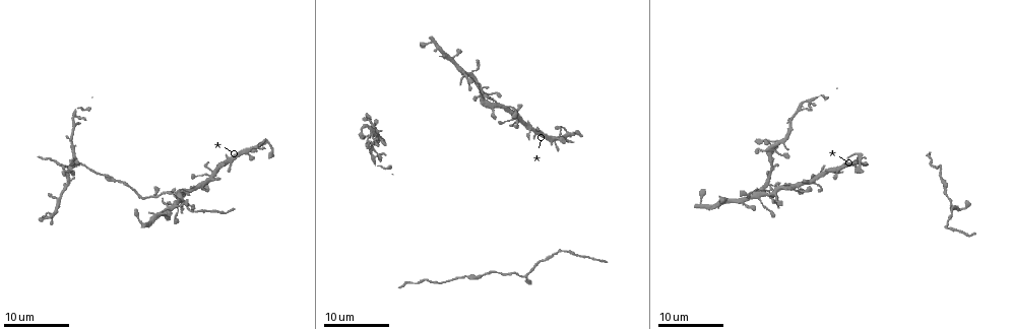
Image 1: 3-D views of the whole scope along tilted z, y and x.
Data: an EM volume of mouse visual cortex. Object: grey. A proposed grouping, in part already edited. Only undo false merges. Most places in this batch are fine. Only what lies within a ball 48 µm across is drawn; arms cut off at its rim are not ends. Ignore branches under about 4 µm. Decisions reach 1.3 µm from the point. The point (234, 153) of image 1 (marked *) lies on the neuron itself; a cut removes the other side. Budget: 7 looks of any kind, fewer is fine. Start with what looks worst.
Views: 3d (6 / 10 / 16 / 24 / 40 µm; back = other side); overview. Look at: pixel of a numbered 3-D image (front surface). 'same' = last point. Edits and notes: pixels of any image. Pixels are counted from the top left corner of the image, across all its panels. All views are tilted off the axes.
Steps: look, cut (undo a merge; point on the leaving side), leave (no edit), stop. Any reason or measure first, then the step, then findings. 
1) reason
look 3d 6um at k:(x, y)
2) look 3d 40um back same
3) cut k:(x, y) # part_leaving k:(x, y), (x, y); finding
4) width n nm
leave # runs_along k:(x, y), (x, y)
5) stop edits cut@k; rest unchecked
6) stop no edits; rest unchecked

looks like a crossing
look 3d 16um at 1:(815, 179)

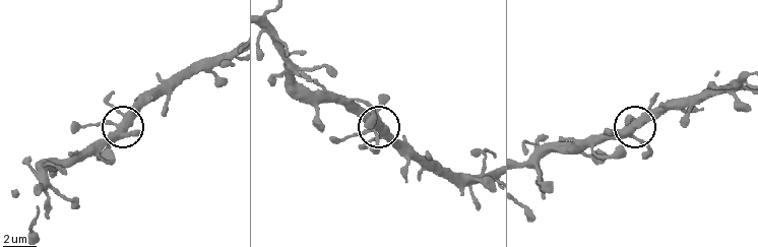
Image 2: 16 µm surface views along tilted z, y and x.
look 3d 6um at 2:(629, 128)

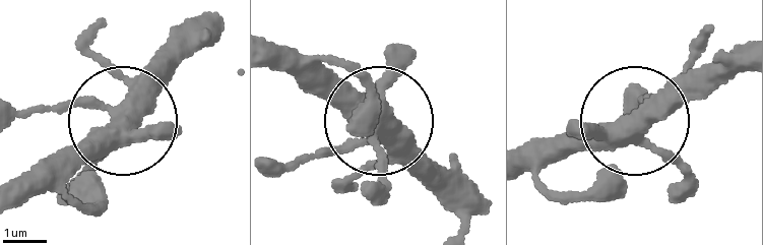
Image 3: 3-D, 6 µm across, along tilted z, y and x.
look 3d 6um back at 3:(113, 124)

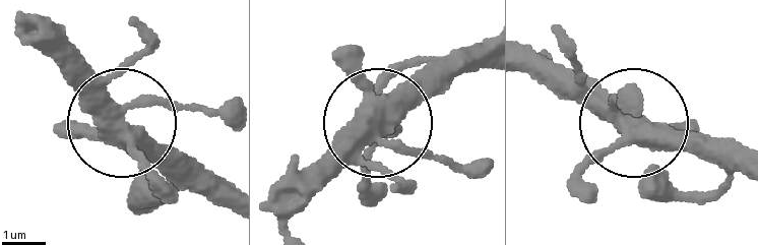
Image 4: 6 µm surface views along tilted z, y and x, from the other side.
side_arm 22 um; arms 4
leave # all the same neuron

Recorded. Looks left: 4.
side arm on a straight run
look 3d 16um at 1:(521, 276)

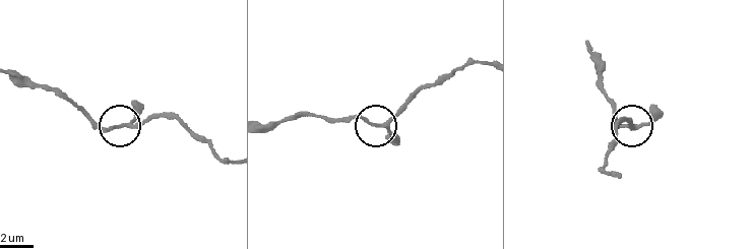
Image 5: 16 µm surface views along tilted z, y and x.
closer look
look 3d 10um at 5:(374, 125)

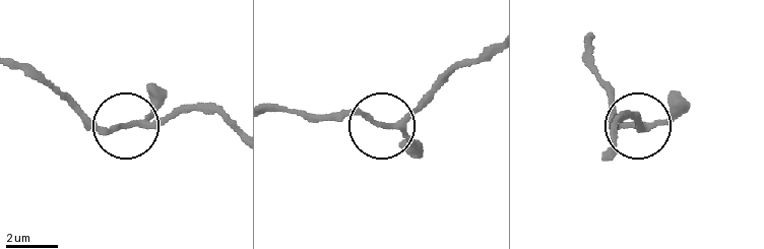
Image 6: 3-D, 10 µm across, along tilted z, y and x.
leave # one neuron here

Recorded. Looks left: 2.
three arms meet
look 3d 24um at 1:(166, 207)

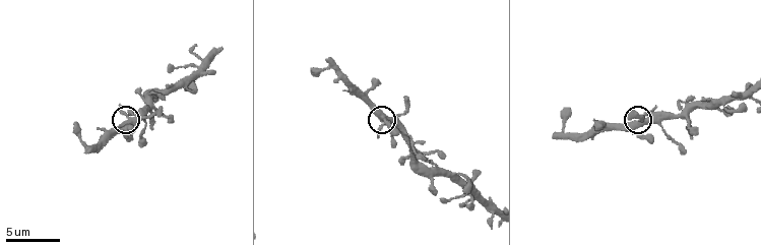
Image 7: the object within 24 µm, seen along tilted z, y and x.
closer look
look 3d 6um at 7:(130, 122)

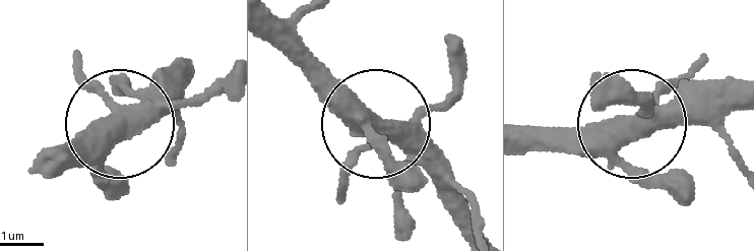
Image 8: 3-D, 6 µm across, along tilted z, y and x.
leave # runs_along 8:(742, 95), (570, 138), (527, 136); continuous, no second neuron

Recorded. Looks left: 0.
stop no edits; rest unchecked

